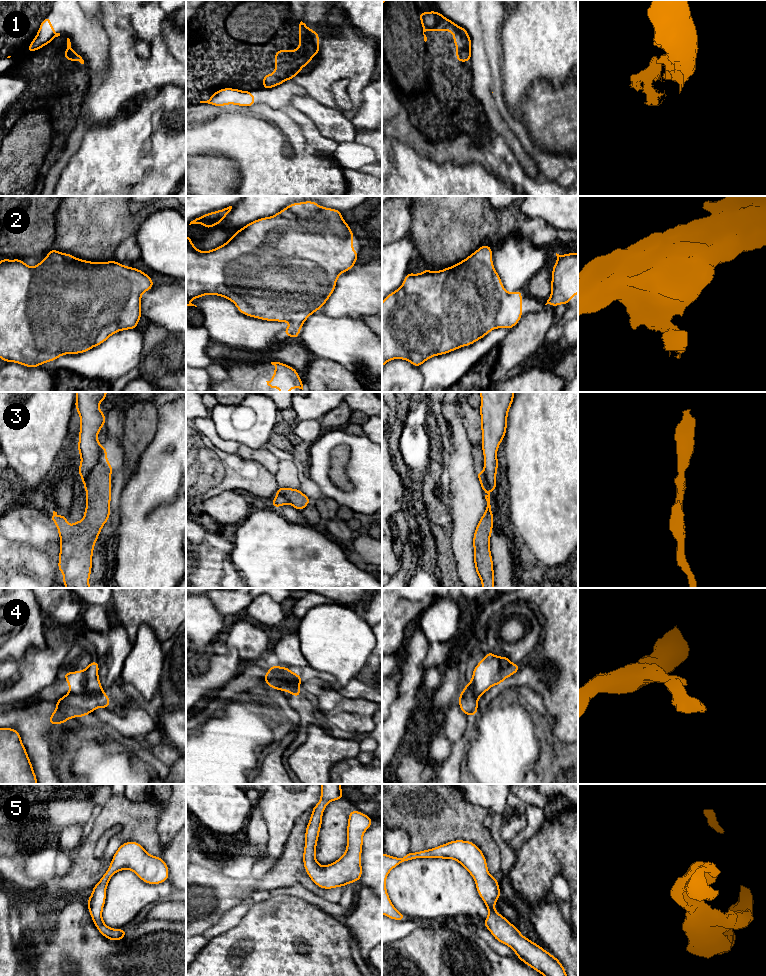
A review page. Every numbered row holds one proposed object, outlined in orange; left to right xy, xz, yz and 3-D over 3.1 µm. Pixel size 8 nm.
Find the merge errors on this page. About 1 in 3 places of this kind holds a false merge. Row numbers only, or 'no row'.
1, 3, 4

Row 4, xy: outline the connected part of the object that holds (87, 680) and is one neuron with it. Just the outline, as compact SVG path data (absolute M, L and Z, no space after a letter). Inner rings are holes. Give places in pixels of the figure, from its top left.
M91 661L85 670L64 672L63 676L66 679L70 690L76 694L100 692L103 691L103 689L99 681L98 671L98 661Z

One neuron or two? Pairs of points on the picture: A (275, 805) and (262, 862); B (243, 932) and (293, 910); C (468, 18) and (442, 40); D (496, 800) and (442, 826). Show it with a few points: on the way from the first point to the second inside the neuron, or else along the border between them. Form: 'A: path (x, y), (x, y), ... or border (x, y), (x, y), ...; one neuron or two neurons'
A: path (275, 819), (275, 848); one neuron
B: path (255, 932), (271, 932), (281, 922); one neuron
C: border (464, 28), (470, 38), (471, 46); two neurons
D: border (462, 795), (473, 804), (479, 804), (491, 811); two neurons

